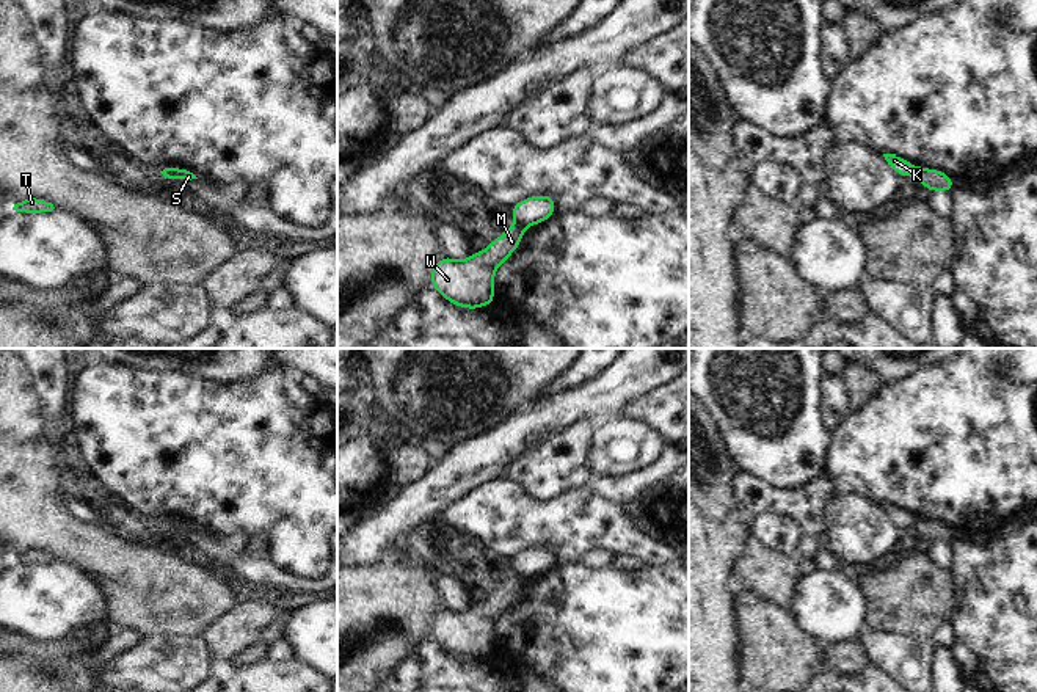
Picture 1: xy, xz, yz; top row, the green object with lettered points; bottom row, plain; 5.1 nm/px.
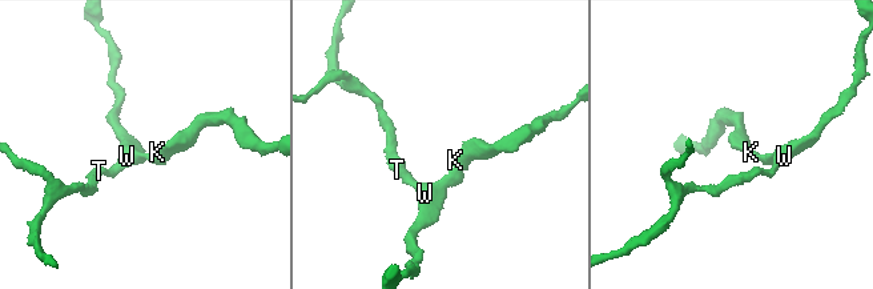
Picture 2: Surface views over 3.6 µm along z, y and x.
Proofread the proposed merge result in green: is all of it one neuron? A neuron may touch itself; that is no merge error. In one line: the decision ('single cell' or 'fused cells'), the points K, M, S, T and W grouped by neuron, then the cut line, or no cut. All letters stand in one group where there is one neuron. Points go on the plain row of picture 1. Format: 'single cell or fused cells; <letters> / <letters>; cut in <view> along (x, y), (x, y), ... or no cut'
fused cells; K S / M T W; cut in xy along (170, 518), (174, 528)

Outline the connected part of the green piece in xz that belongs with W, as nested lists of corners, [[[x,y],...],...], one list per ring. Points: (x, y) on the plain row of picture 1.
[[[513,574],[502,588],[468,610],[441,609],[430,625],[430,636],[458,659],[477,662],[480,657],[493,657],[496,621],[521,596],[524,584],[522,576]]]

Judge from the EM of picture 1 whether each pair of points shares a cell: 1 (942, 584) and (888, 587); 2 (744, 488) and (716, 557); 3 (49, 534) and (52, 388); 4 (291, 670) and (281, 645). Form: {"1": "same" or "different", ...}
{"1": "same", "2": "different", "3": "different", "4": "different"}

